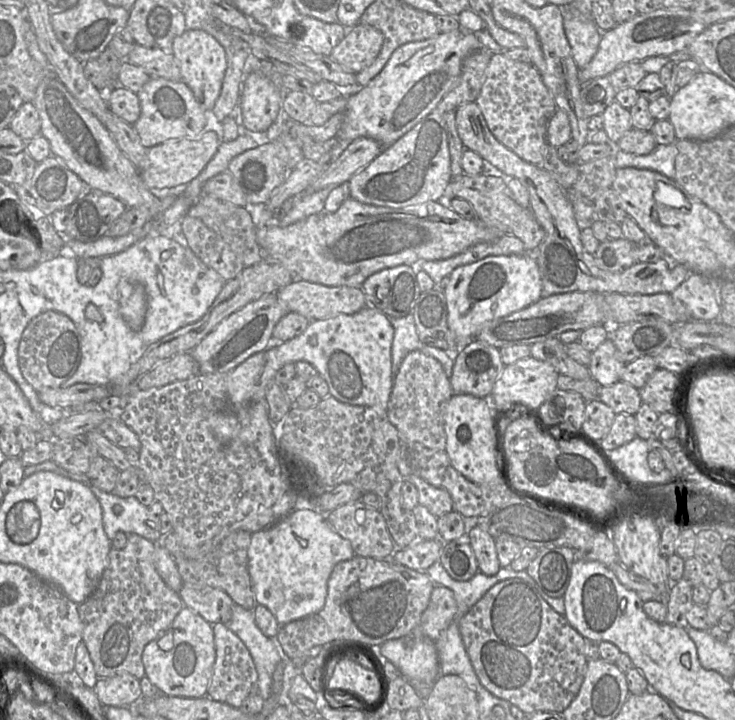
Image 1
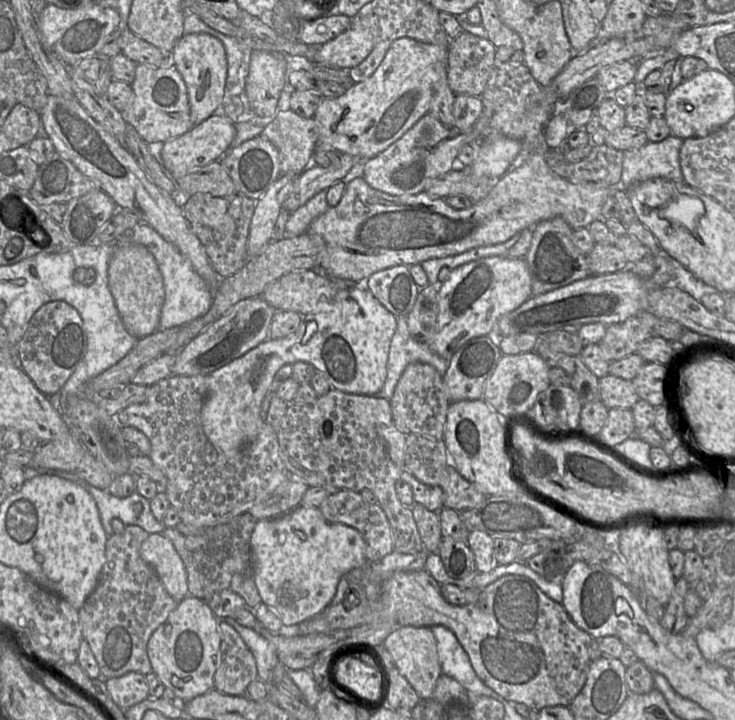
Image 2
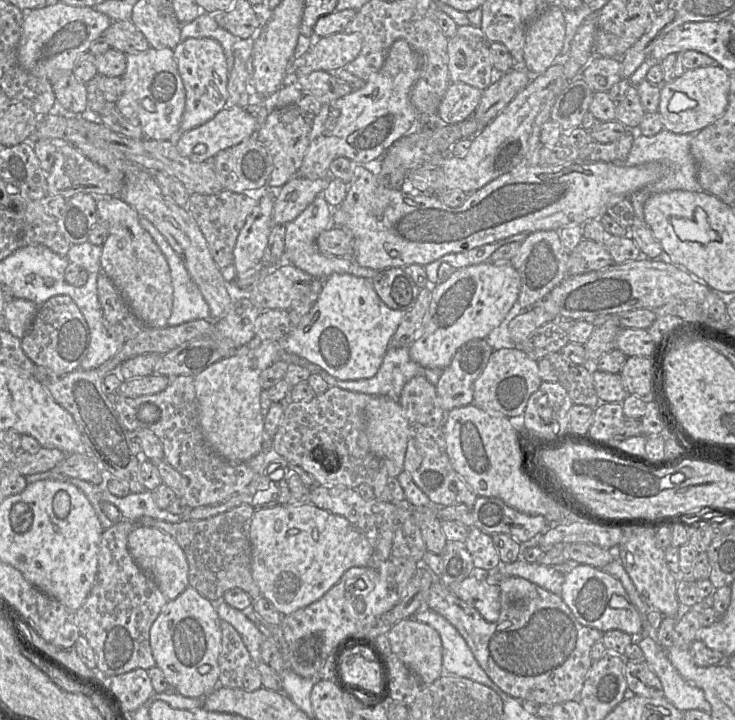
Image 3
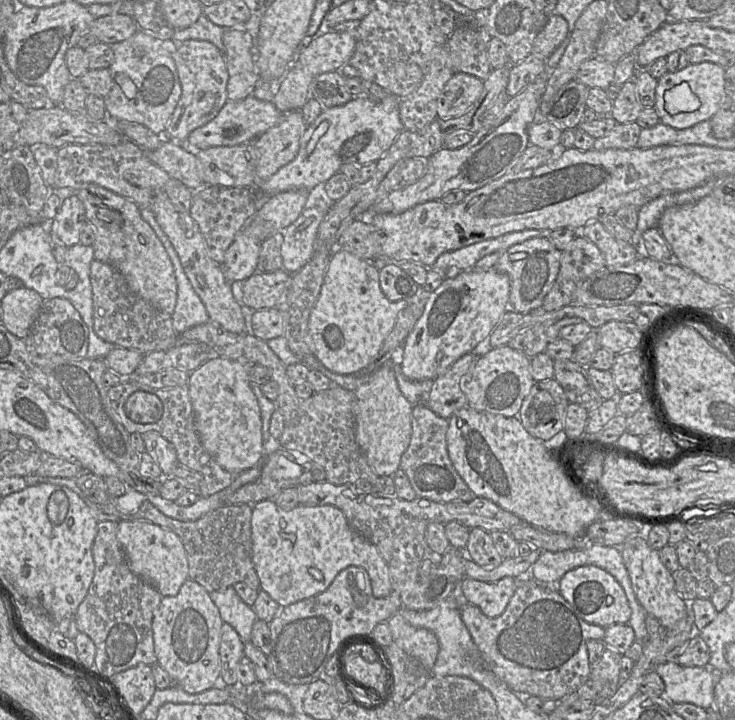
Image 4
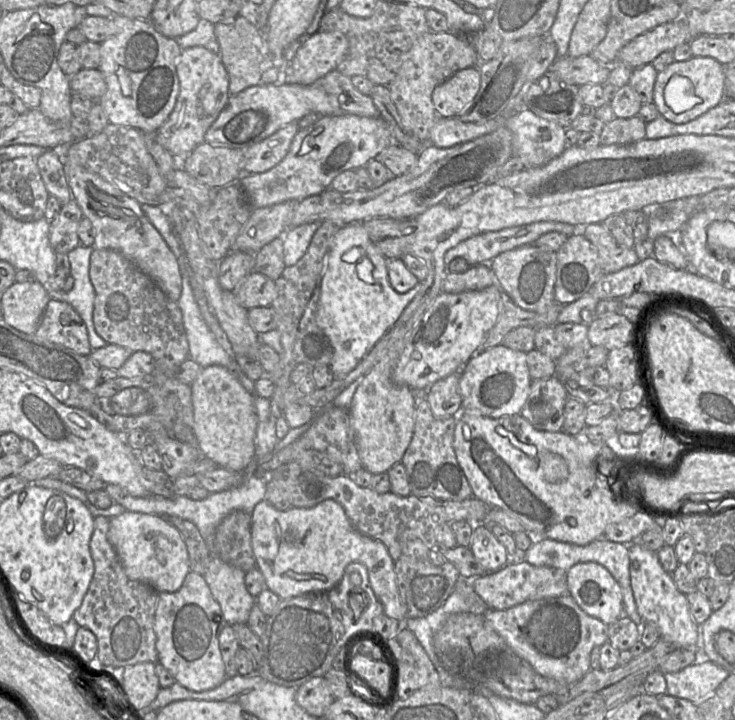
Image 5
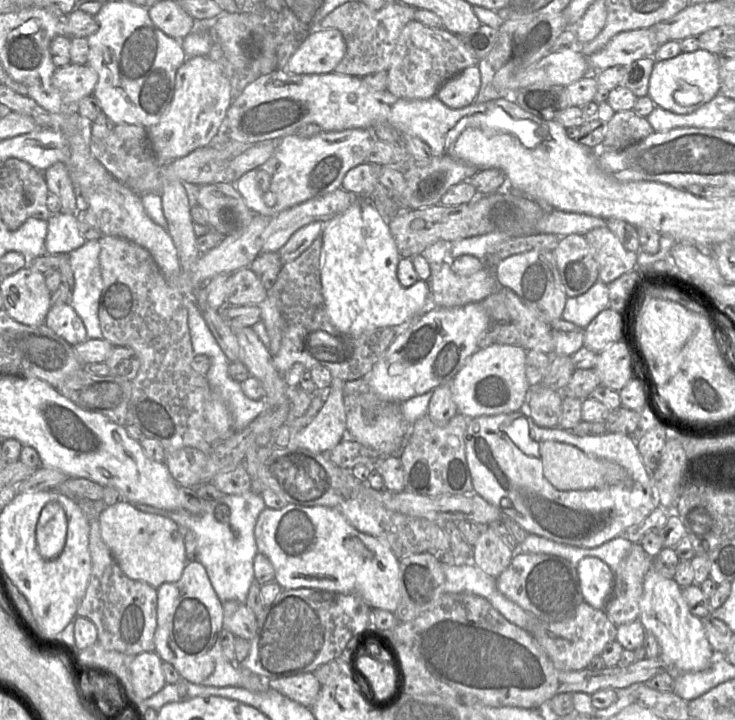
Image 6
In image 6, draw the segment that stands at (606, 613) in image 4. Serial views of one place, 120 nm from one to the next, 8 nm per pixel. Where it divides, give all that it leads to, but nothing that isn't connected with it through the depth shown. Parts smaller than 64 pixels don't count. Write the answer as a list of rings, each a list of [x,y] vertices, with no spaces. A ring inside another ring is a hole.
[[[585,557],[577,564],[577,572],[584,602],[595,609],[603,609],[612,594],[615,574],[596,557]]]

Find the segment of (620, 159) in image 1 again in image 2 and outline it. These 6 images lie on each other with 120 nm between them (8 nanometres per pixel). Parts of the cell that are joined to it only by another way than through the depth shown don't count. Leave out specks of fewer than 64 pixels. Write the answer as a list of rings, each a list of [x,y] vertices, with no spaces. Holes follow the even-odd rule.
[[[673,135],[661,142],[647,142],[638,149],[624,151],[620,187],[630,187],[652,178],[684,182],[679,153],[683,140]]]

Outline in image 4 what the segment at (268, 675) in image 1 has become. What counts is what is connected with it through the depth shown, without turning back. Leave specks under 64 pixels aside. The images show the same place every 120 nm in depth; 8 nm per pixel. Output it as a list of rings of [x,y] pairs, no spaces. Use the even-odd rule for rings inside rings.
[[[233,586],[211,592],[210,595],[223,622],[231,625],[243,642],[251,641],[253,625],[257,620],[253,608],[239,597]]]

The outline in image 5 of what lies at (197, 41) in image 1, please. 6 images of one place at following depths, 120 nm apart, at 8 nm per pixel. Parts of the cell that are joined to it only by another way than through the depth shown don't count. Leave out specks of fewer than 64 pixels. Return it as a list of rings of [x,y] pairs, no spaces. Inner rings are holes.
[[[194,46],[181,51],[177,76],[180,90],[176,104],[168,119],[156,131],[156,139],[173,156],[181,159],[204,143],[205,133],[227,106],[231,94],[228,73],[220,55],[204,47]]]

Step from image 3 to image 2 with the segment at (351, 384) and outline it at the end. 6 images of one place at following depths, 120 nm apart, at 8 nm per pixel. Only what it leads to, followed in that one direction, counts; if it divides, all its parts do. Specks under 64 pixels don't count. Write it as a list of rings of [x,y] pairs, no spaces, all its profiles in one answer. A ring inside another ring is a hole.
[[[396,316],[397,328],[390,344],[387,377],[380,392],[374,395],[390,402],[393,397],[396,385],[405,368],[413,362],[426,363],[433,366],[443,377],[446,373],[449,362],[433,352],[424,343],[415,340],[408,329],[407,316]]]

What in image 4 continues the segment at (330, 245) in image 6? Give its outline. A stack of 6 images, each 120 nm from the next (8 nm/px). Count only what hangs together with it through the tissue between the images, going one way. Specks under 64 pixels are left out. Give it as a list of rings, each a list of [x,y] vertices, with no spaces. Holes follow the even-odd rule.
[[[337,247],[326,270],[320,295],[310,314],[311,351],[328,370],[356,375],[373,363],[408,300],[391,302],[380,287],[379,273],[367,260]]]

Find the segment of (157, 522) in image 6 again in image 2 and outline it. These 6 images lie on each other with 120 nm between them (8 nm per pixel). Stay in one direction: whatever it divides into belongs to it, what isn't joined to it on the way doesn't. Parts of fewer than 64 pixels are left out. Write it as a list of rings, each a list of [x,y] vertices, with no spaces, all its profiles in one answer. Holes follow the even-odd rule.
[[[149,534],[142,543],[140,555],[154,569],[167,592],[177,602],[189,595],[184,562],[173,543],[164,534]]]

